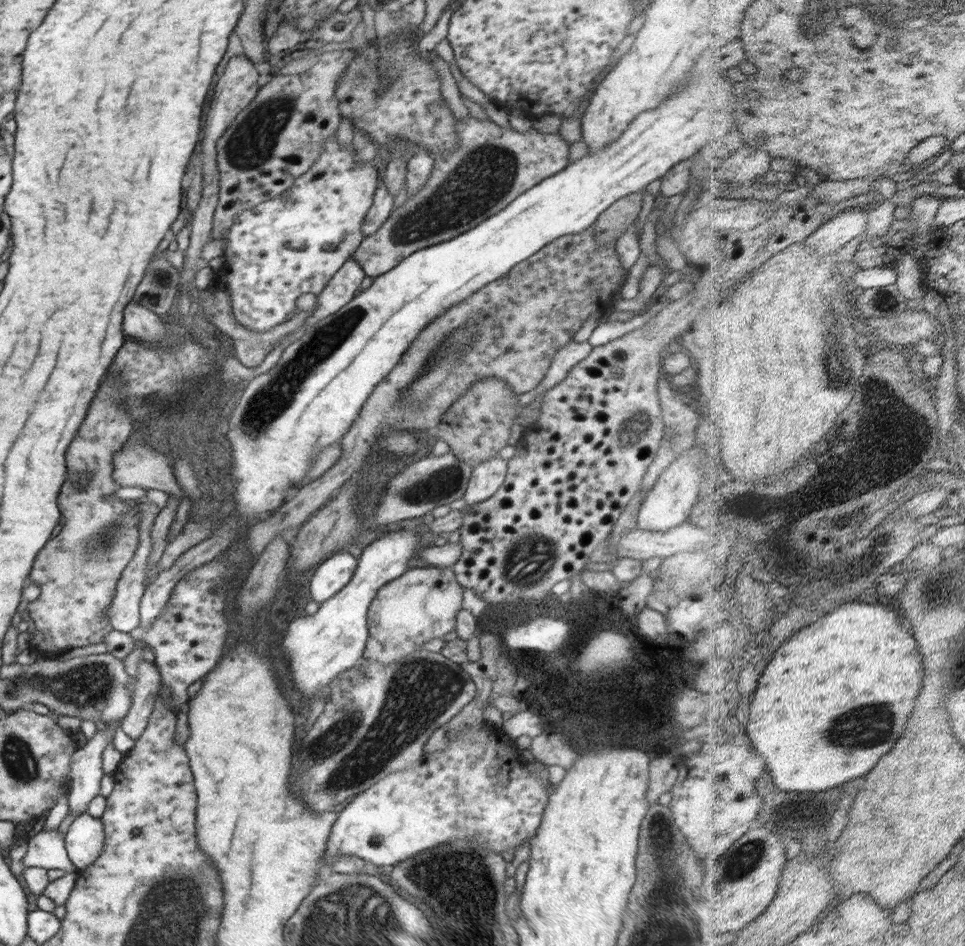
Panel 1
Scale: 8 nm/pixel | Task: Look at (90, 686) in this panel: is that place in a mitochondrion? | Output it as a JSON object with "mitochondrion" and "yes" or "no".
{"mitochondrion":"yes"}

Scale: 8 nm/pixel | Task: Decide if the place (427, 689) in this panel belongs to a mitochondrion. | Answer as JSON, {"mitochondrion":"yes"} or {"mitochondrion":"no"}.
{"mitochondrion":"yes"}

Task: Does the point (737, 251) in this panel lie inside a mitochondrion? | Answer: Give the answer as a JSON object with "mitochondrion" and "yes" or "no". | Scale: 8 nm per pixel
{"mitochondrion":"no"}

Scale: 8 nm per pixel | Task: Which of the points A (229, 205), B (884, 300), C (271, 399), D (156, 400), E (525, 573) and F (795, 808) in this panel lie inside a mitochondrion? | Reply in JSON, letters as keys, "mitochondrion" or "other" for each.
{"A":"other","B":"other","C":"mitochondrion","D":"mitochondrion","E":"mitochondrion","F":"other"}

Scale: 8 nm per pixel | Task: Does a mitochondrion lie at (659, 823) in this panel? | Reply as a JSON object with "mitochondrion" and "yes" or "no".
{"mitochondrion":"no"}

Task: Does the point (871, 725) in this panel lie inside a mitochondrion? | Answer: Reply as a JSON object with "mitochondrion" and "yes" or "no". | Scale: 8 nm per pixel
{"mitochondrion":"yes"}

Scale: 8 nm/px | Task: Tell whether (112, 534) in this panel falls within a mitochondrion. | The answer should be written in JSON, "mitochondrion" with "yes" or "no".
{"mitochondrion":"yes"}

